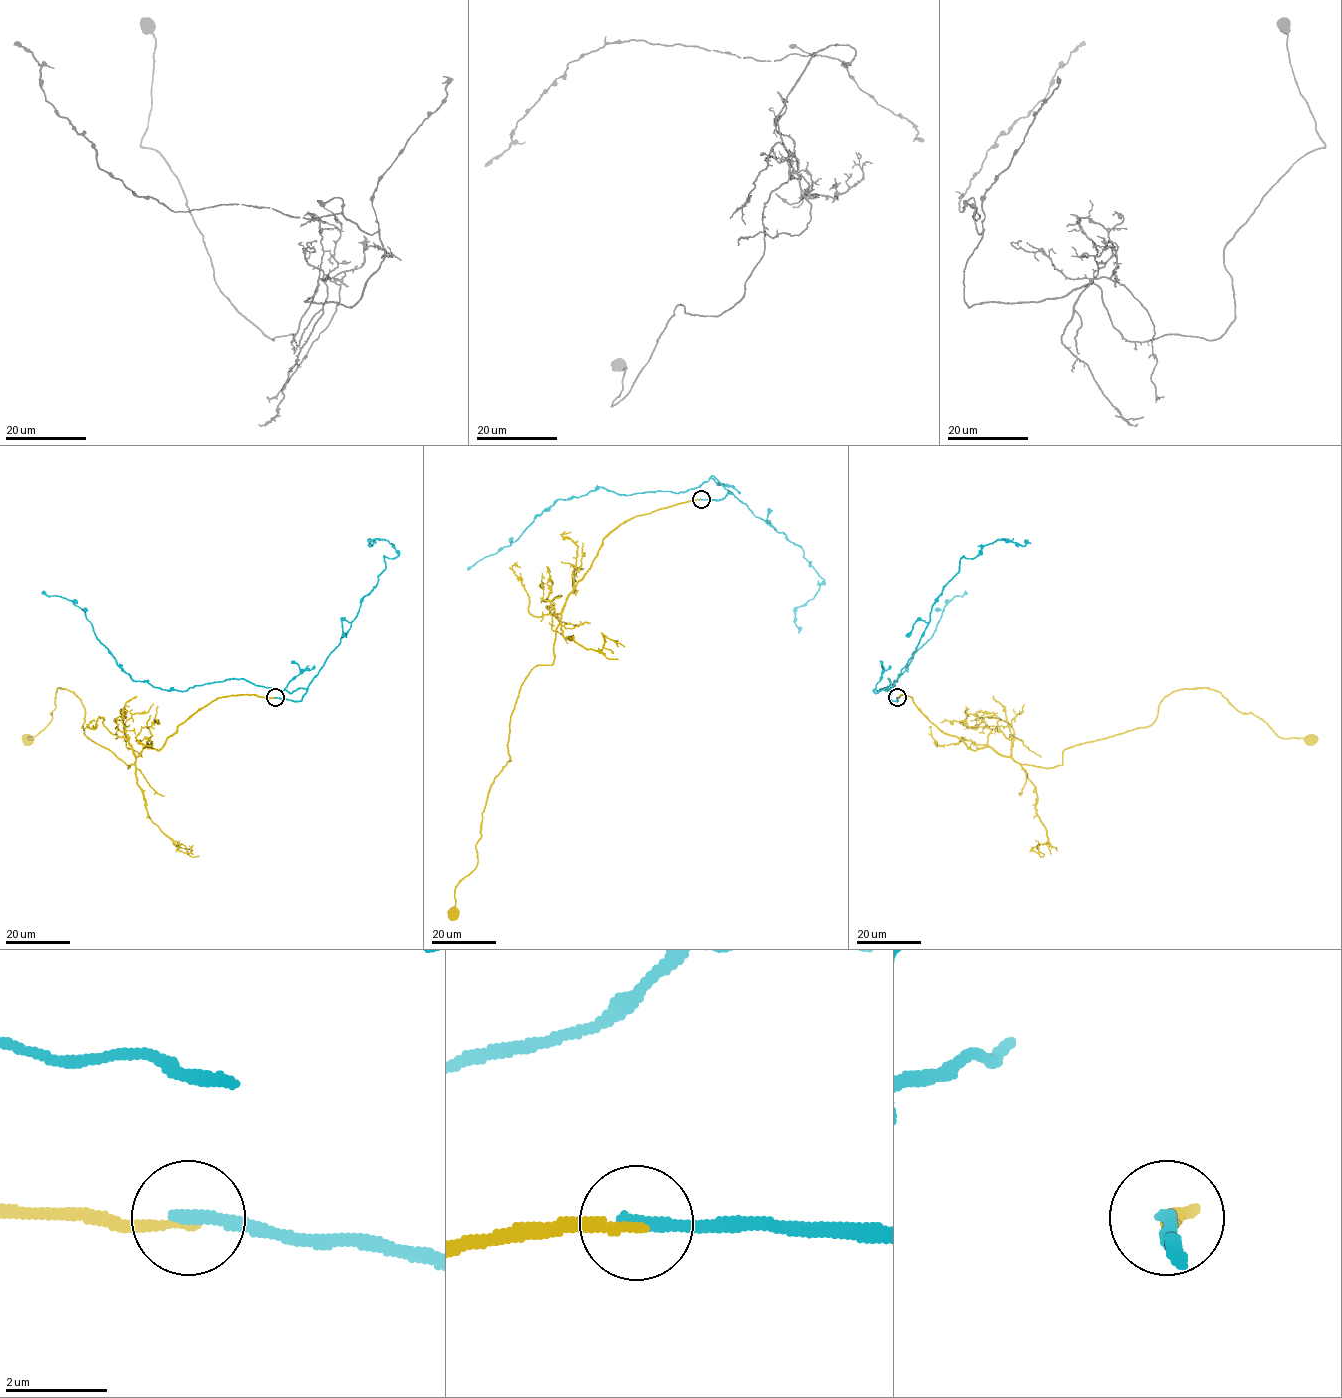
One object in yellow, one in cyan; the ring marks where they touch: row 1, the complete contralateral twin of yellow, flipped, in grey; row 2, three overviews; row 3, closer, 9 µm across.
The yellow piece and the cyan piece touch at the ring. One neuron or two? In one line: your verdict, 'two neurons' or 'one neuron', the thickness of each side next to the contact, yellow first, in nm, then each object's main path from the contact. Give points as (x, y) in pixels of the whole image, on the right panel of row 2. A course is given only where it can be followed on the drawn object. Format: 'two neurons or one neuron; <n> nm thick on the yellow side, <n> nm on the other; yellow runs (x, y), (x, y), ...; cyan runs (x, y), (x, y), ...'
two neurons; 180 nm thick on the yellow side, 280 nm on the other; yellow runs (897, 698), (973, 750), (1044, 768), (1068, 748), (1148, 727), (1183, 688), (1216, 690), (1281, 737), (1311, 740); cyan runs (897, 697), (873, 691), (889, 679), (884, 690), (894, 687), (945, 606), (966, 592)

